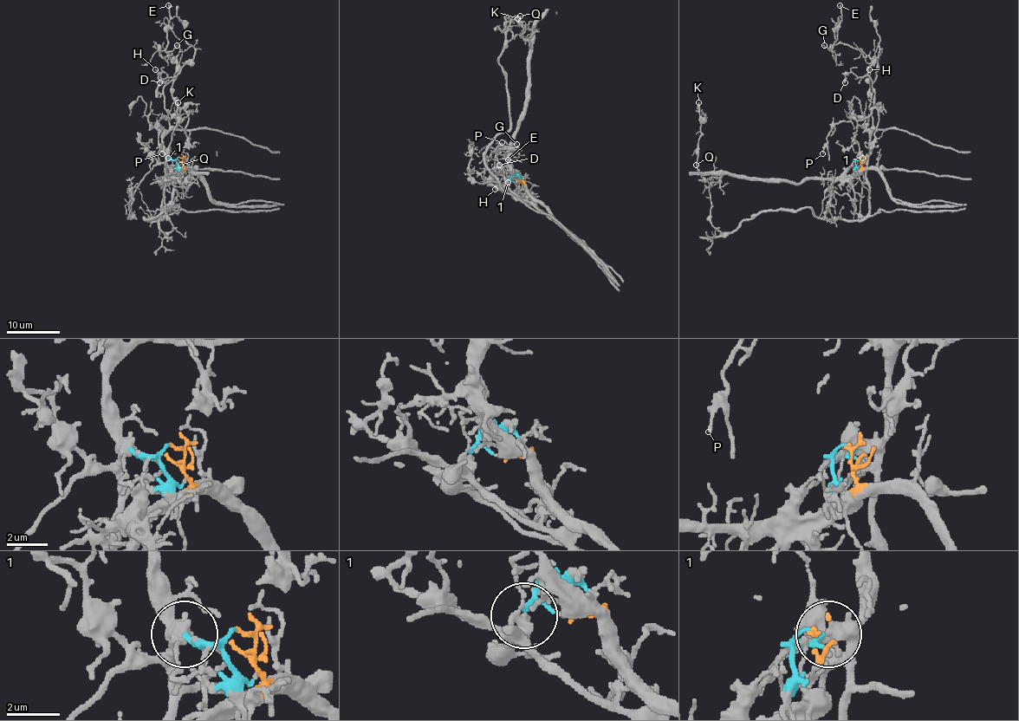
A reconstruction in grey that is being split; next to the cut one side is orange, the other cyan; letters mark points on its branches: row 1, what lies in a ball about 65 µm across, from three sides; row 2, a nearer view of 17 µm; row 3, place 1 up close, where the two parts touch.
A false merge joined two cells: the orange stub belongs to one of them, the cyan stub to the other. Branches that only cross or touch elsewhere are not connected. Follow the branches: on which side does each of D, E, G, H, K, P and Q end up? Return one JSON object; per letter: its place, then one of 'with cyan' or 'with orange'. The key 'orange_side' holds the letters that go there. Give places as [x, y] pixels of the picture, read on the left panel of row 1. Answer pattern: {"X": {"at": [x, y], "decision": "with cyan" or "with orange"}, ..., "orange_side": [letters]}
{"D": {"at": [159, 82], "decision": "with cyan"}, "E": {"at": [168, 5], "decision": "with cyan"}, "G": {"at": [177, 45], "decision": "with cyan"}, "H": {"at": [155, 69], "decision": "with cyan"}, "K": {"at": [178, 102], "decision": "with cyan"}, "P": {"at": [162, 153], "decision": "with cyan"}, "Q": {"at": [180, 165], "decision": "with cyan"}, "orange_side": []}

